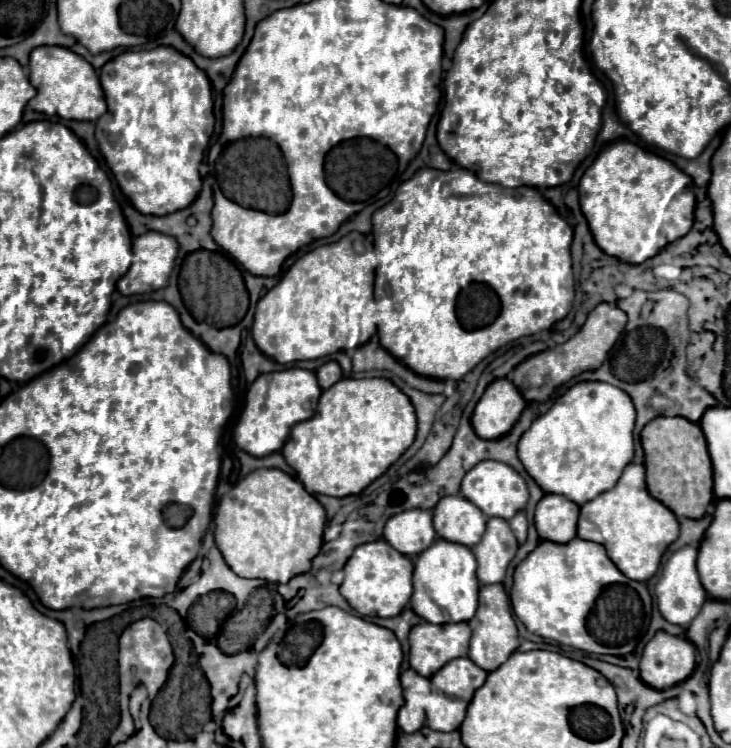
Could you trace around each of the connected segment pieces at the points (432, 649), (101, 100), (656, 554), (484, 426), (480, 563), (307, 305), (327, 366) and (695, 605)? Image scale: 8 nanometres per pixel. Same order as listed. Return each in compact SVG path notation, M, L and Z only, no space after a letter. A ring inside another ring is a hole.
M421 622L409 634L411 668L431 678L449 660L467 656L471 640L471 628L465 622L457 624L431 624Z
M39 46L31 52L29 80L37 94L31 98L31 108L43 114L57 114L67 120L97 120L105 112L105 96L93 66L63 46Z
M633 462L623 470L623 476L615 484L615 488L581 506L577 536L603 544L607 556L627 578L645 582L657 572L665 548L673 540L677 540L679 522L665 504L661 504L647 492L645 466Z
M497 378L477 402L471 424L479 438L495 440L513 428L523 408L525 400L515 384L507 378Z
M489 518L487 530L477 546L471 550L477 558L477 578L481 584L495 584L503 582L509 562L513 560L519 542L511 532L507 520L503 518Z
M351 232L343 236L339 242L325 244L303 254L287 270L281 282L257 302L257 314L255 314L251 332L259 350L265 356L277 360L279 364L289 364L297 360L315 360L315 358L333 354L337 350L361 346L365 340L369 340L375 334L375 324L377 324L377 304L373 298L373 278L377 268L377 258L373 256L371 246L373 244L367 236ZM353 240L365 240L363 254L353 252L351 248Z
M329 360L325 362L321 368L317 368L317 380L319 380L319 386L323 390L327 390L329 386L333 386L337 380L341 380L341 366L335 362L335 360Z
M683 546L683 548L679 548L679 550L673 552L673 554L667 558L667 562L663 564L659 582L657 582L657 586L655 586L657 606L659 606L661 616L663 616L667 622L679 624L679 626L683 626L683 628L689 626L689 622L699 614L699 608L701 608L703 602L707 600L707 592L705 592L705 588L701 586L701 580L699 580L695 562L697 562L697 548L695 548L695 546Z

